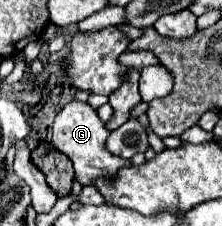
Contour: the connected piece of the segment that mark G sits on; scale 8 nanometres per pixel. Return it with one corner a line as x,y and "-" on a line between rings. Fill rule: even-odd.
72,100
66,108
62,108
54,120
52,126
54,134
52,134
52,146
56,146
58,152
66,154
72,164
74,164
74,172
76,172
76,180
82,186
92,186
94,180
98,178
112,178
116,176
116,172
120,168
128,168
132,166
130,160
124,160
120,156
114,156
108,152
106,148
106,138
108,138
108,128
104,126
104,122
96,116
96,110
92,106
88,106
86,102
78,102

